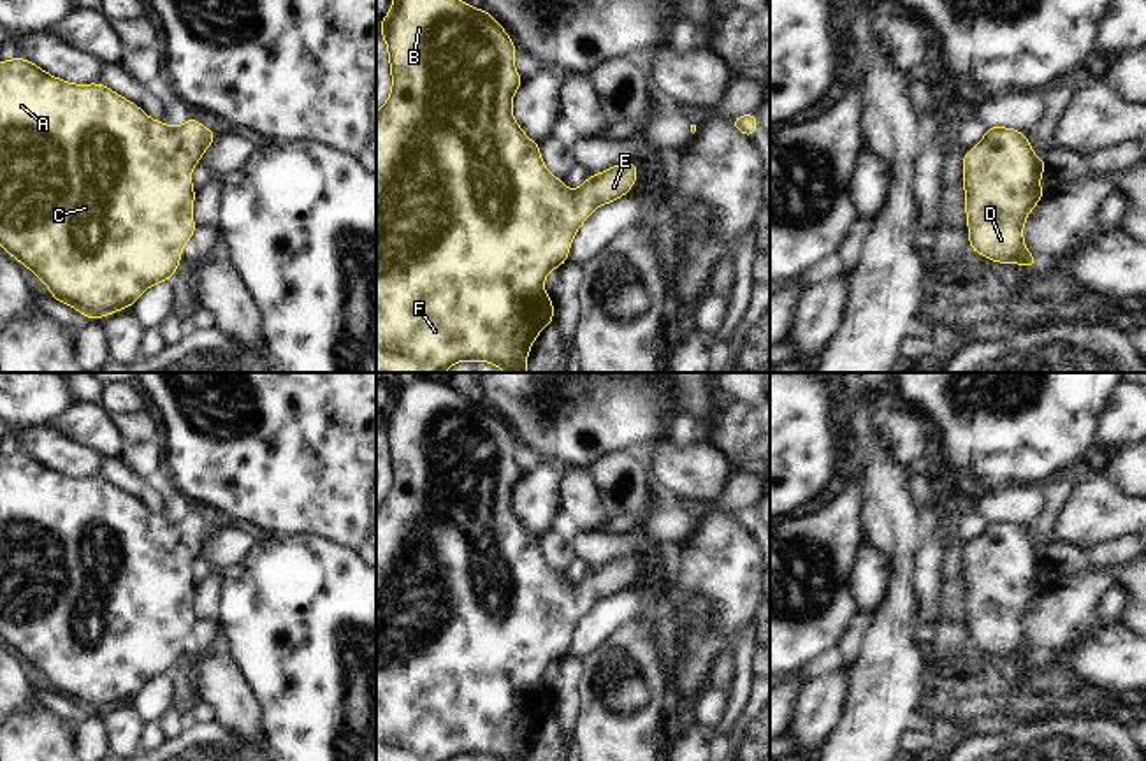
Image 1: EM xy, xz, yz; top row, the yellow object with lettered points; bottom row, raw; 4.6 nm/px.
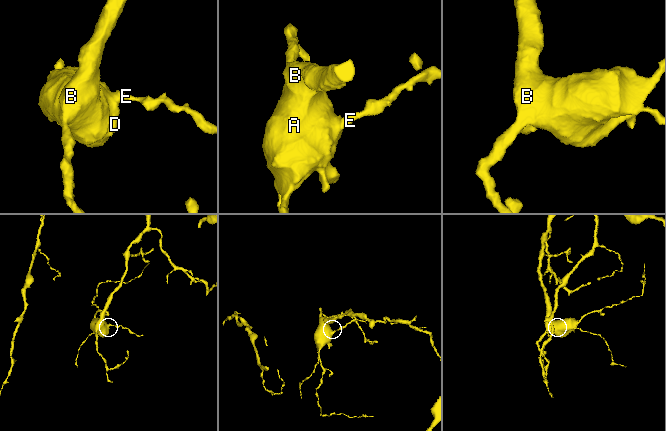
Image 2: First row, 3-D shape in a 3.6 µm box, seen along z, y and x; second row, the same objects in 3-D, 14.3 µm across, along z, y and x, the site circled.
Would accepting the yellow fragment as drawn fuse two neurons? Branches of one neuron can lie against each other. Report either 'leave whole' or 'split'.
leave whole

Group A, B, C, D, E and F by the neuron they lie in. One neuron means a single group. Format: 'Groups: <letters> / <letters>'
Groups: A B C D E F.

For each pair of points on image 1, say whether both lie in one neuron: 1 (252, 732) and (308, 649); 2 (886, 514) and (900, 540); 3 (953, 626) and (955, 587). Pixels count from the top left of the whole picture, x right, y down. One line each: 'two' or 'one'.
1: two
2: one
3: one

